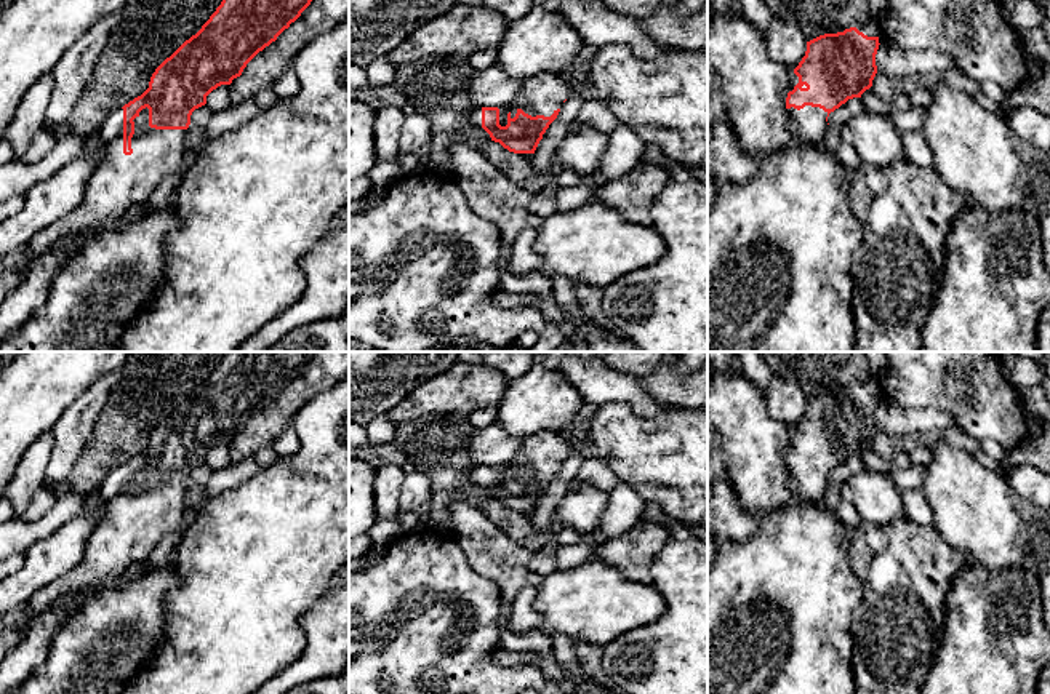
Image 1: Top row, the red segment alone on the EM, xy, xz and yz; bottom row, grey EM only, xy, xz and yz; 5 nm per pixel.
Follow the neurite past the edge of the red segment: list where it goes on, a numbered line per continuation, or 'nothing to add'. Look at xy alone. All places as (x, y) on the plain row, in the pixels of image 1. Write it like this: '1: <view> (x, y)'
1: xy (122, 539)

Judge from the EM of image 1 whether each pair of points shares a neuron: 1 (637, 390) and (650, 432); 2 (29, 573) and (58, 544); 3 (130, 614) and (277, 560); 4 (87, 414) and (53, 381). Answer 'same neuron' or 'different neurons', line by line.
1: different neurons
2: same neuron
3: different neurons
4: different neurons

